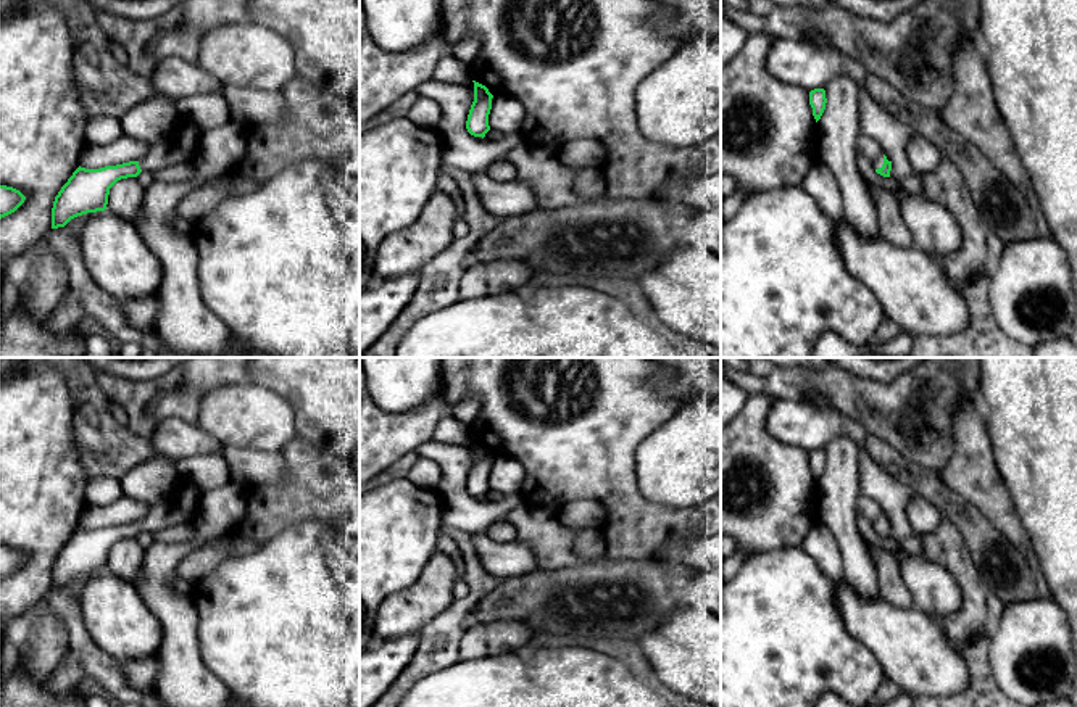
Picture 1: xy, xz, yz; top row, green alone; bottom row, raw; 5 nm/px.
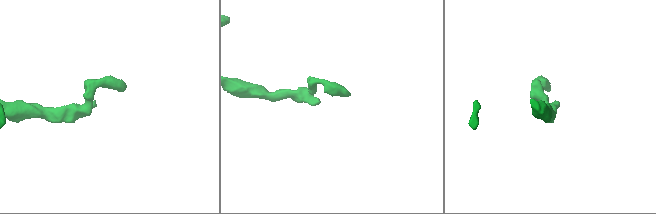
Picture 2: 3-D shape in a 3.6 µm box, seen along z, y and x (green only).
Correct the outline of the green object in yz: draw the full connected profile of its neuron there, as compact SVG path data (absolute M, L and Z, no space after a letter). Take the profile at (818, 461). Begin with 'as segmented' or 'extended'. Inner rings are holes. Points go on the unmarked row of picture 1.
as segmented | M814 449L809 453L809 465L813 469L813 477L816 483L821 480L824 470L825 470L825 451L824 449Z

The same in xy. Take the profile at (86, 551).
extended | M158 504L139 522L100 530L85 530L79 527L55 557L52 589L64 588L71 580L82 575L105 572L110 549L118 541L137 538L142 531L155 533L185 522L193 520L168 504Z

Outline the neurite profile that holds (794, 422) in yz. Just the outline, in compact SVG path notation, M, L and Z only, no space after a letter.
M777 399L767 416L767 430L785 444L808 453L824 449L837 436L846 436L864 448L867 430L837 409L821 411L806 401Z

